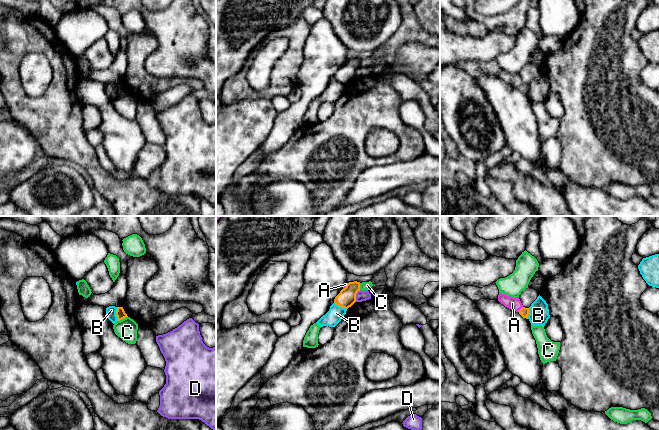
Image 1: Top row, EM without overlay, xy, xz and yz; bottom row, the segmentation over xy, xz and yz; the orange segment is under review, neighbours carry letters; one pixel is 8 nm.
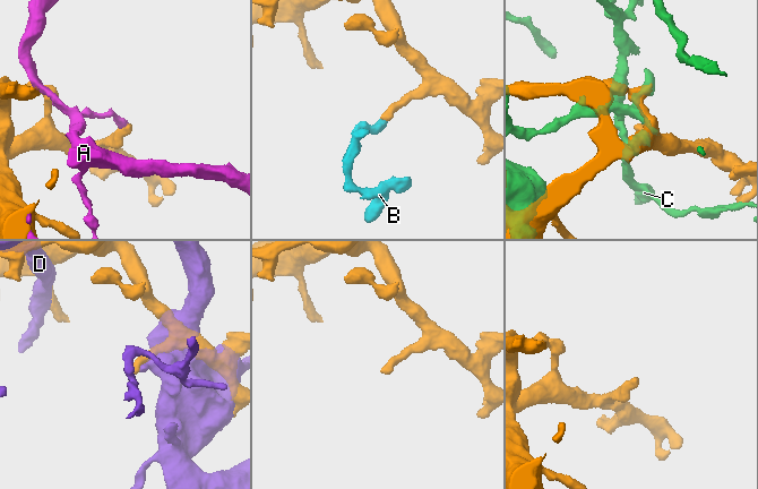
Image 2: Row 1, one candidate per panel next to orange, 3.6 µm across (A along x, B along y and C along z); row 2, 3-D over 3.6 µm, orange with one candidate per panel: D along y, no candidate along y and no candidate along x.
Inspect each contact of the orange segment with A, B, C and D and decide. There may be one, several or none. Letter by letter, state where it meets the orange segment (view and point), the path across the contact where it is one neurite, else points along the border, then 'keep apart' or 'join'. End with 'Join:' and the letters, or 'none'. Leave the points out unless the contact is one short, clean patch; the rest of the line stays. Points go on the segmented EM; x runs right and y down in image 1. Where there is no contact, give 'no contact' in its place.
A: contact yz (520, 309); keep apart
B: contact xy (116, 314); border xy (118, 307), (116, 320); keep apart
C: contact xy (122, 318); keep apart
D: contact xz (355, 295); keep apart
Join: none

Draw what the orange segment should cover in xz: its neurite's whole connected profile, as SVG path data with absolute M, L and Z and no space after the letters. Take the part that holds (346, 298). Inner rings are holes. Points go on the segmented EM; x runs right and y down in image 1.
M349 282L335 297L334 303L342 308L348 309L356 302L358 291L360 291L360 282Z

